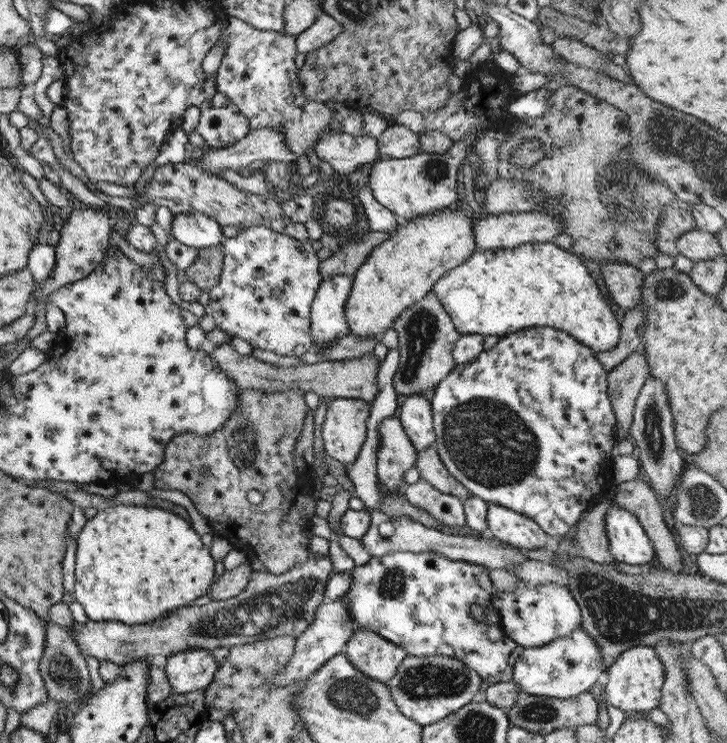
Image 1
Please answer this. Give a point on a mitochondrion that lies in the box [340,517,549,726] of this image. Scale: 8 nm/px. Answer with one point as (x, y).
(423, 682)

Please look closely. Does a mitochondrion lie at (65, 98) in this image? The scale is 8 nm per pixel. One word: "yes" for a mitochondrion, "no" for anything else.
no

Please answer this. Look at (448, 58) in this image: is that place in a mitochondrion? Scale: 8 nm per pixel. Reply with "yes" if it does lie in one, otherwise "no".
no

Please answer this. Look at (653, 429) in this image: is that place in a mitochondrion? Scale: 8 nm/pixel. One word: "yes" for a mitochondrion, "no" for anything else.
yes

